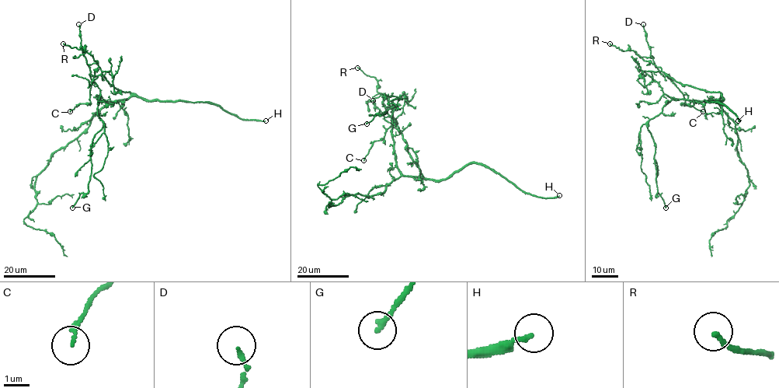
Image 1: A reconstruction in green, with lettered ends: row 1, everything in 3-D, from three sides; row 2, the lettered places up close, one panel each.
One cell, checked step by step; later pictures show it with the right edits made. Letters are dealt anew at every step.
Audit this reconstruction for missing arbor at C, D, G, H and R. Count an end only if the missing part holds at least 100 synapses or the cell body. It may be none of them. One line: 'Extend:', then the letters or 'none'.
Extend: H

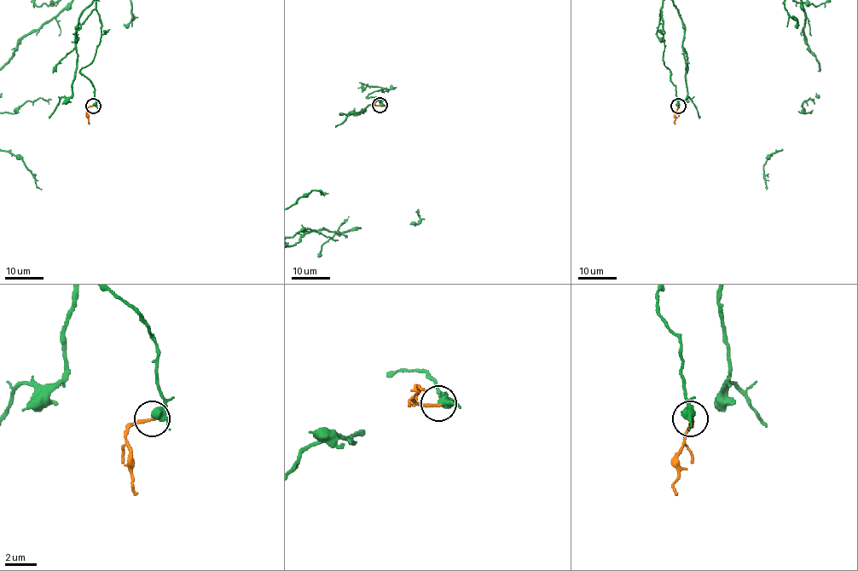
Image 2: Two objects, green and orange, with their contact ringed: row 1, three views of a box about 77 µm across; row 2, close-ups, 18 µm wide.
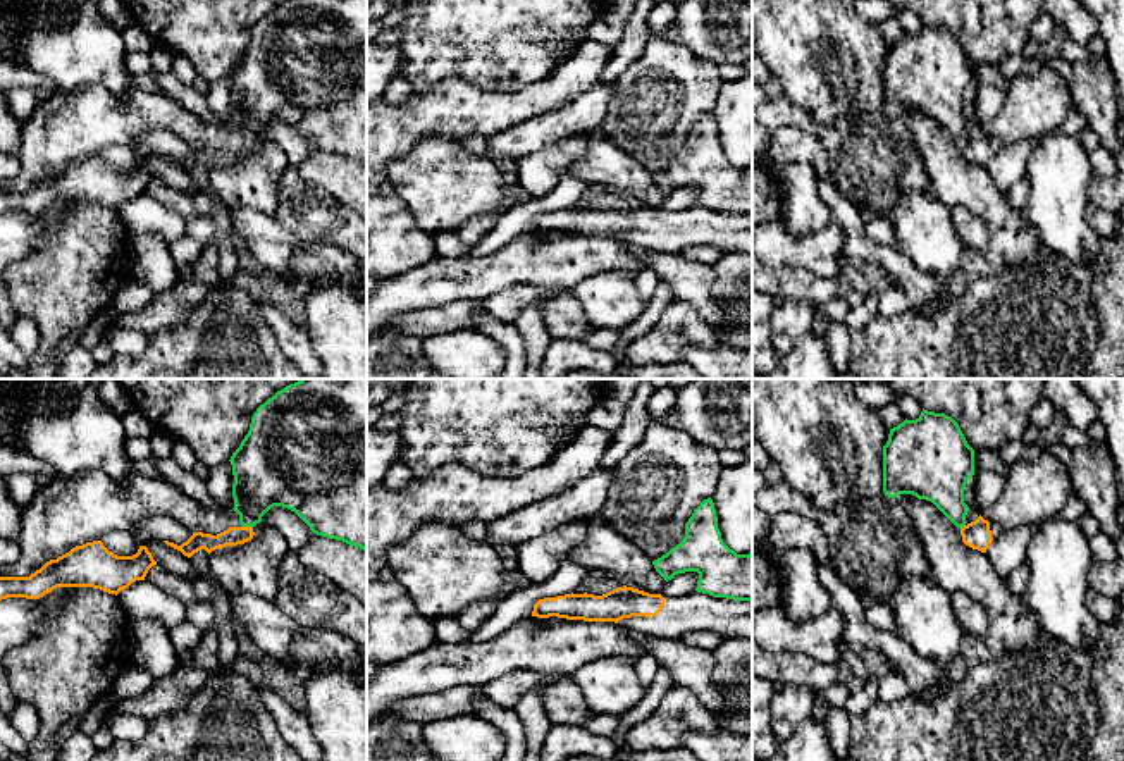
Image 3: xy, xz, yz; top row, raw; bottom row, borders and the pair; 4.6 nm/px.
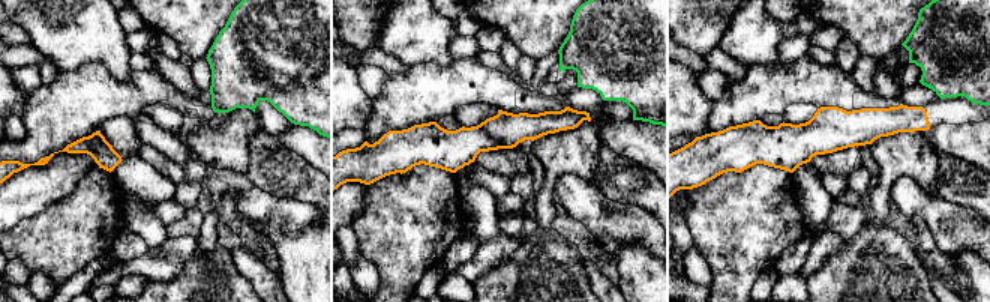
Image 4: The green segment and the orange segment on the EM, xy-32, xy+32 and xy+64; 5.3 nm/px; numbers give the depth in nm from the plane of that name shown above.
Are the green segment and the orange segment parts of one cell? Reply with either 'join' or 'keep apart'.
keep apart

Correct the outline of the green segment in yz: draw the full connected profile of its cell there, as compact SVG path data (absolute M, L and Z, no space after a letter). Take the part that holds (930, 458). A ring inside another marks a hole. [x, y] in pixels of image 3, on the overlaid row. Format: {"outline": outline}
{"outline": "M923 408L916 420L905 418L890 429L883 446L885 496L912 494L931 501L962 529L969 510L964 489L973 475L974 449L952 417Z"}

